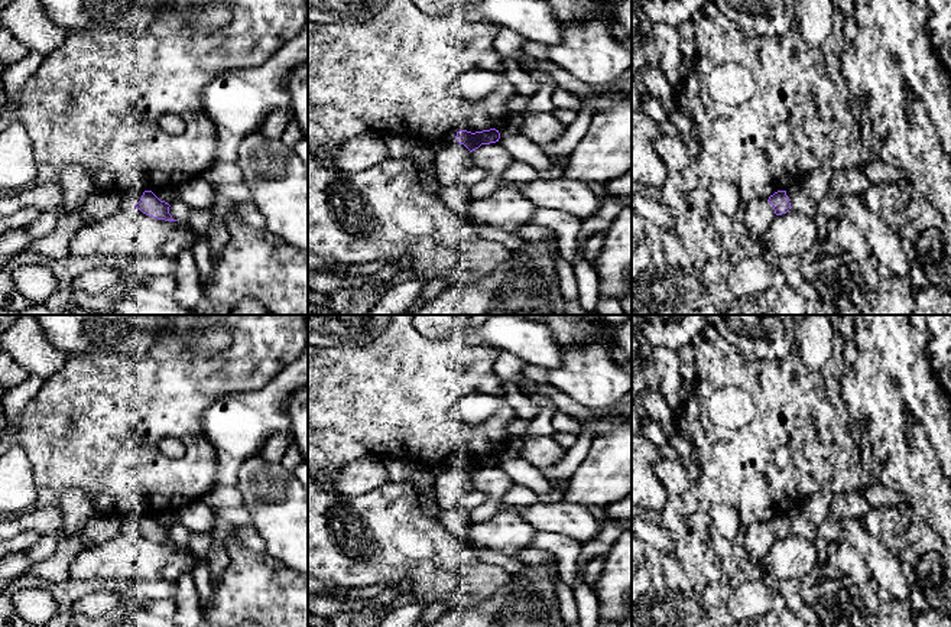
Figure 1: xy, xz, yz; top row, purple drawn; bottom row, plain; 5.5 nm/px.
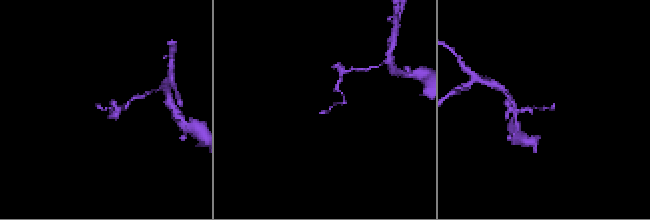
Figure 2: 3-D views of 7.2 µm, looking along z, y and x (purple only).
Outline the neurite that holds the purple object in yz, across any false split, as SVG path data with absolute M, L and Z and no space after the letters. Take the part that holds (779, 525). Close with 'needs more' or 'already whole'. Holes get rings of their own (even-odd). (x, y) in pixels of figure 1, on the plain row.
M778 514L767 523L775 533L776 539L786 537L791 533L791 526L786 519L786 514Z; already whole

